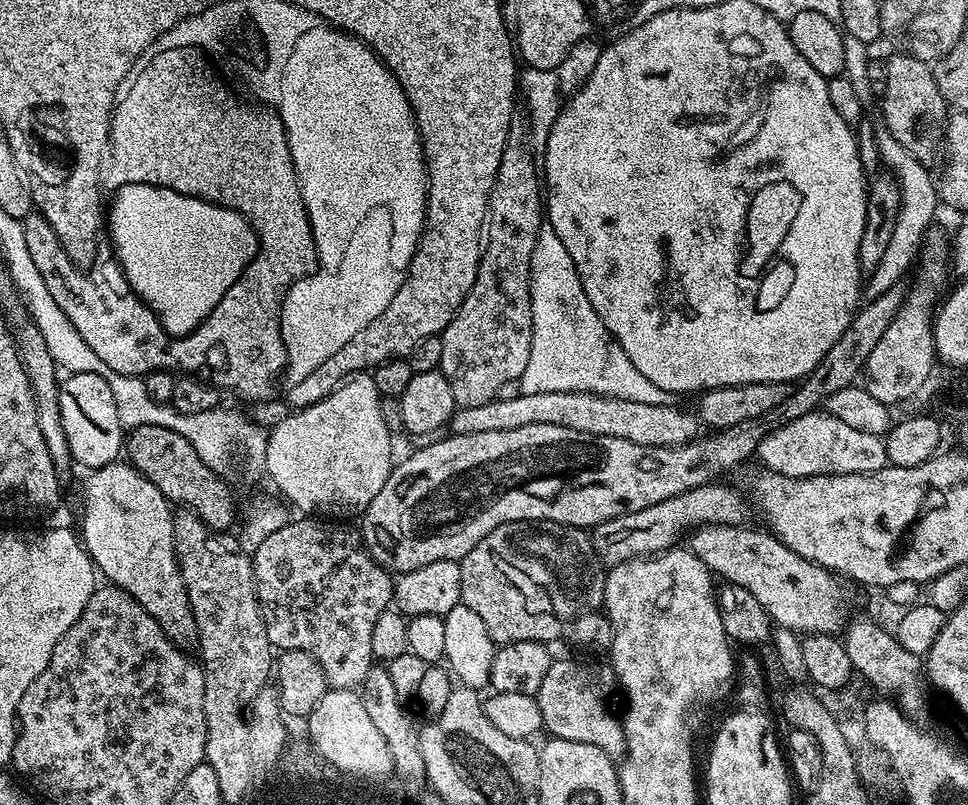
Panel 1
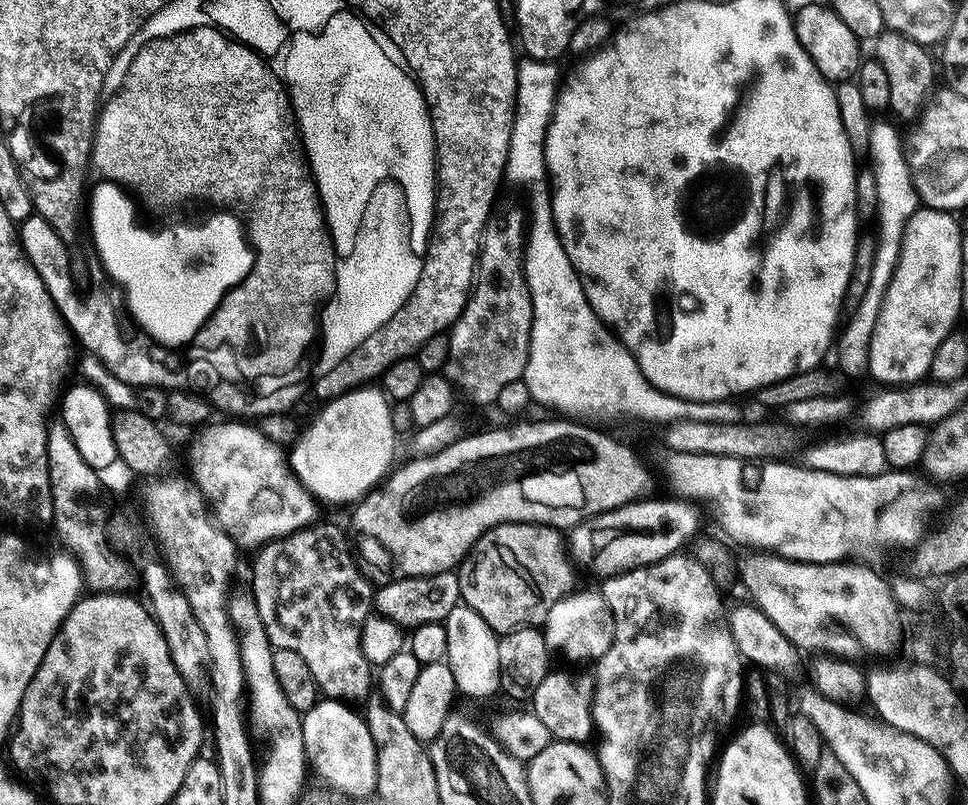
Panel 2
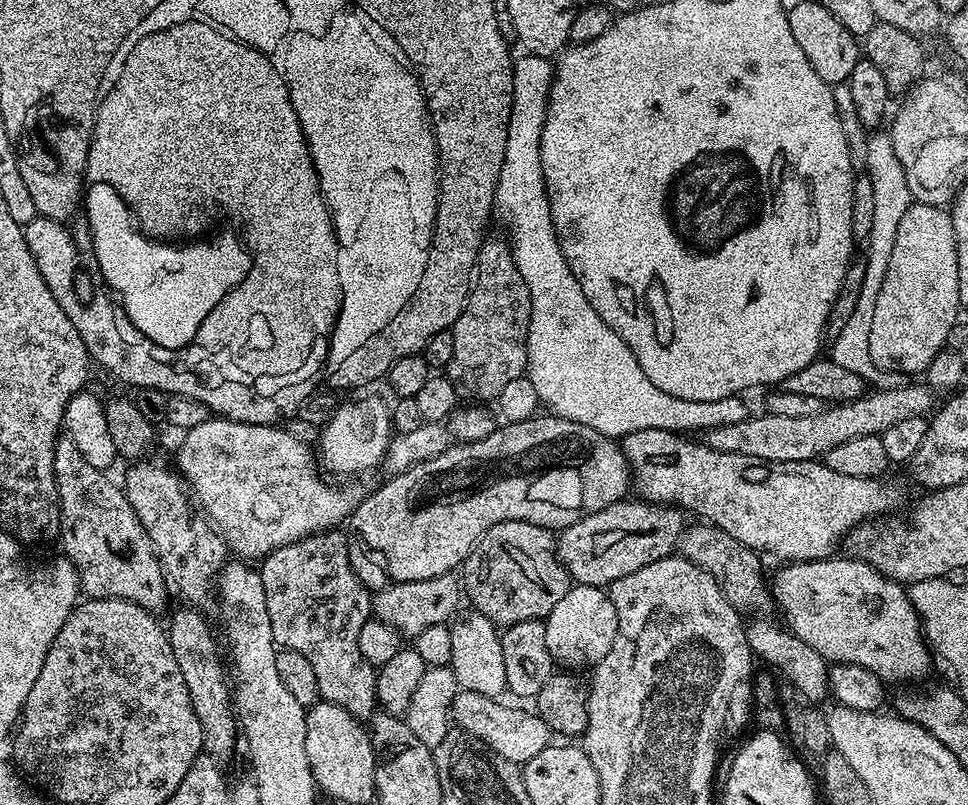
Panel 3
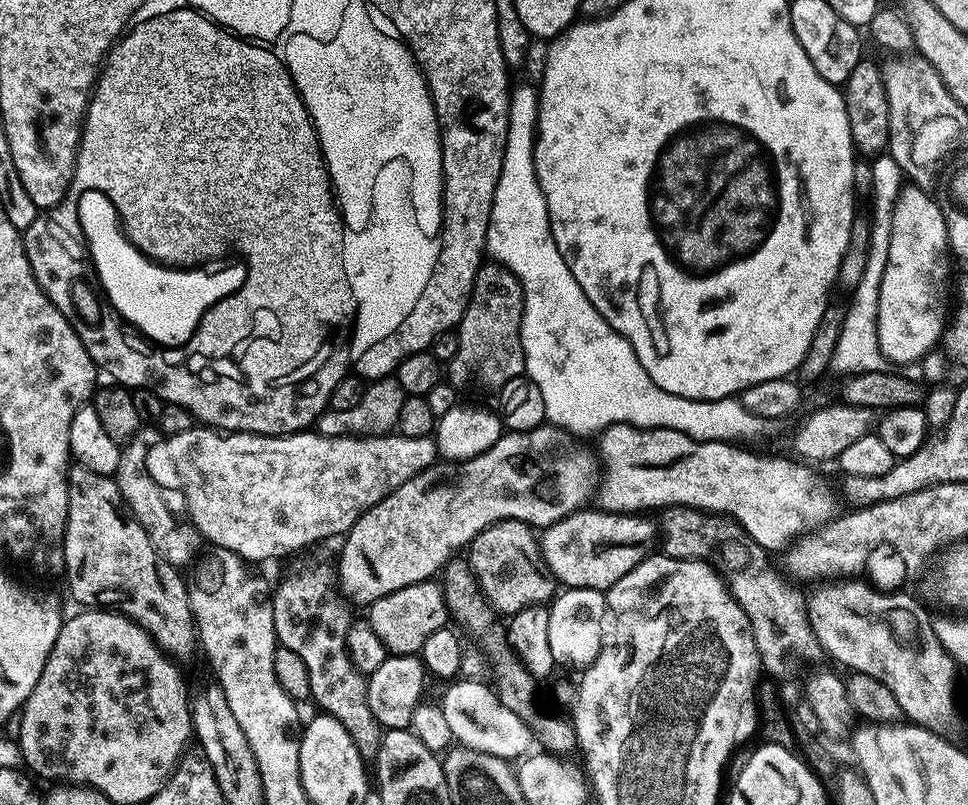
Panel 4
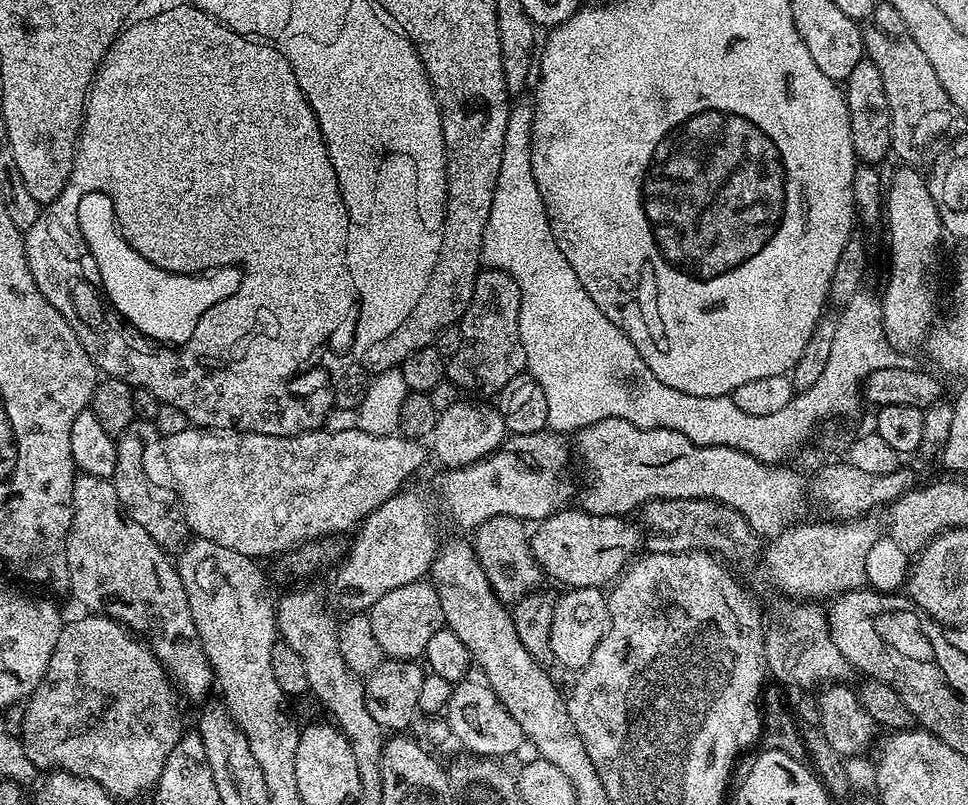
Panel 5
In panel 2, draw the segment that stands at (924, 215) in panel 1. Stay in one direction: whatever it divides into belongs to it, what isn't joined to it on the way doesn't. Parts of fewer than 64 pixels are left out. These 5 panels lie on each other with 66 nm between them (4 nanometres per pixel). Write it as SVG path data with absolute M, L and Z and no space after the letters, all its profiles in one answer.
M875 119L870 125L869 150L867 159L874 170L874 178L877 179L878 204L876 221L878 220L879 227L876 228L878 251L877 257L874 258L873 273L870 278L874 282L887 282L893 278L894 270L897 268L898 258L901 254L901 242L905 236L905 228L908 225L909 218L912 217L920 207L919 195L916 190L915 177L912 174L912 169L909 166L906 144L900 138L899 132L895 126L886 120Z

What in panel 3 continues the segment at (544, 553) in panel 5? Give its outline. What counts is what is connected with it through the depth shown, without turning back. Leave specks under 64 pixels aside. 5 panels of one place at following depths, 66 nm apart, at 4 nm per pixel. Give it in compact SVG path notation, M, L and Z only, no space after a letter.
M621 502L606 506L606 510L598 510L589 516L583 516L578 522L563 529L556 540L556 554L560 557L569 577L577 585L588 584L590 587L603 589L630 574L634 570L642 570L642 566L650 566L654 562L664 560L677 551L680 543L680 533L686 527L686 516L681 509L666 504L639 502L628 504Z

